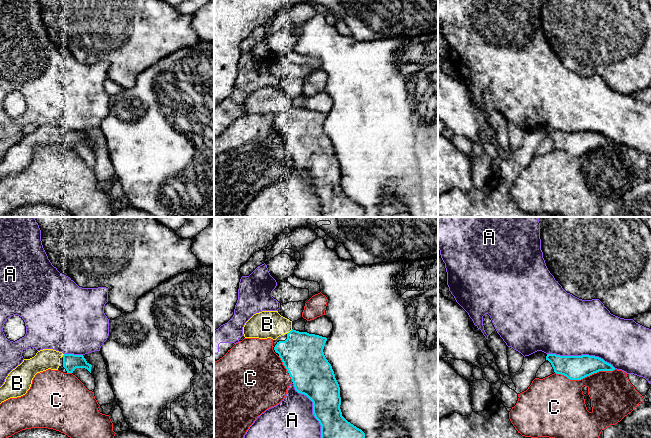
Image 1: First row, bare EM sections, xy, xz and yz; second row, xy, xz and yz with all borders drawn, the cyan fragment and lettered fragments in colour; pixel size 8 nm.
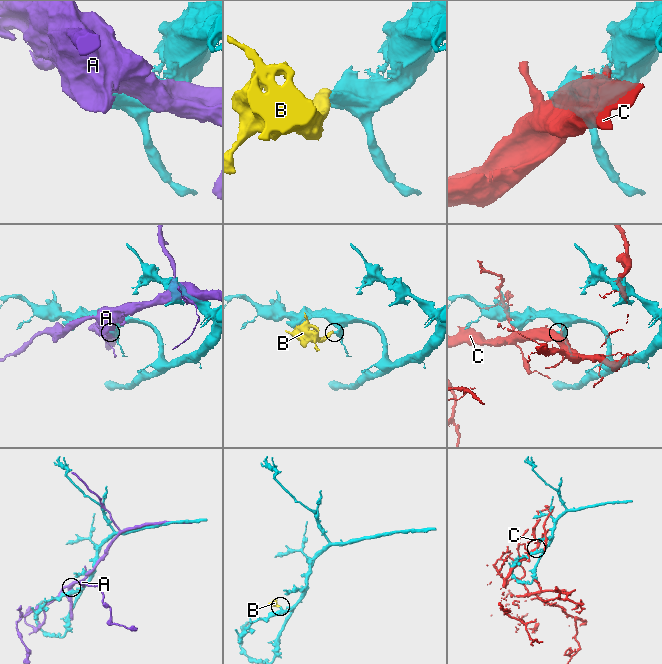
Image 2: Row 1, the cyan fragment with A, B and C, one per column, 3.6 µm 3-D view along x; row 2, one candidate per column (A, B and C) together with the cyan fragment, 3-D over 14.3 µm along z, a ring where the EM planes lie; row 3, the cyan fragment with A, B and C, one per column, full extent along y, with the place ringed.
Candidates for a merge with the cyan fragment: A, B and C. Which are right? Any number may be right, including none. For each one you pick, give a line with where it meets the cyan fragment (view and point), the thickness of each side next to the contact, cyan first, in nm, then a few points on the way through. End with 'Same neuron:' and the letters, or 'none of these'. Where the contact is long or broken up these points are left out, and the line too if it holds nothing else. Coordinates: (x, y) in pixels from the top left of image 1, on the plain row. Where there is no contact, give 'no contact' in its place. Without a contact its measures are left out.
B: xz (290, 107) | 340/220 nm
Same neuron: B

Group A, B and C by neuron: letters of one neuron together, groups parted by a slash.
A / B / C

